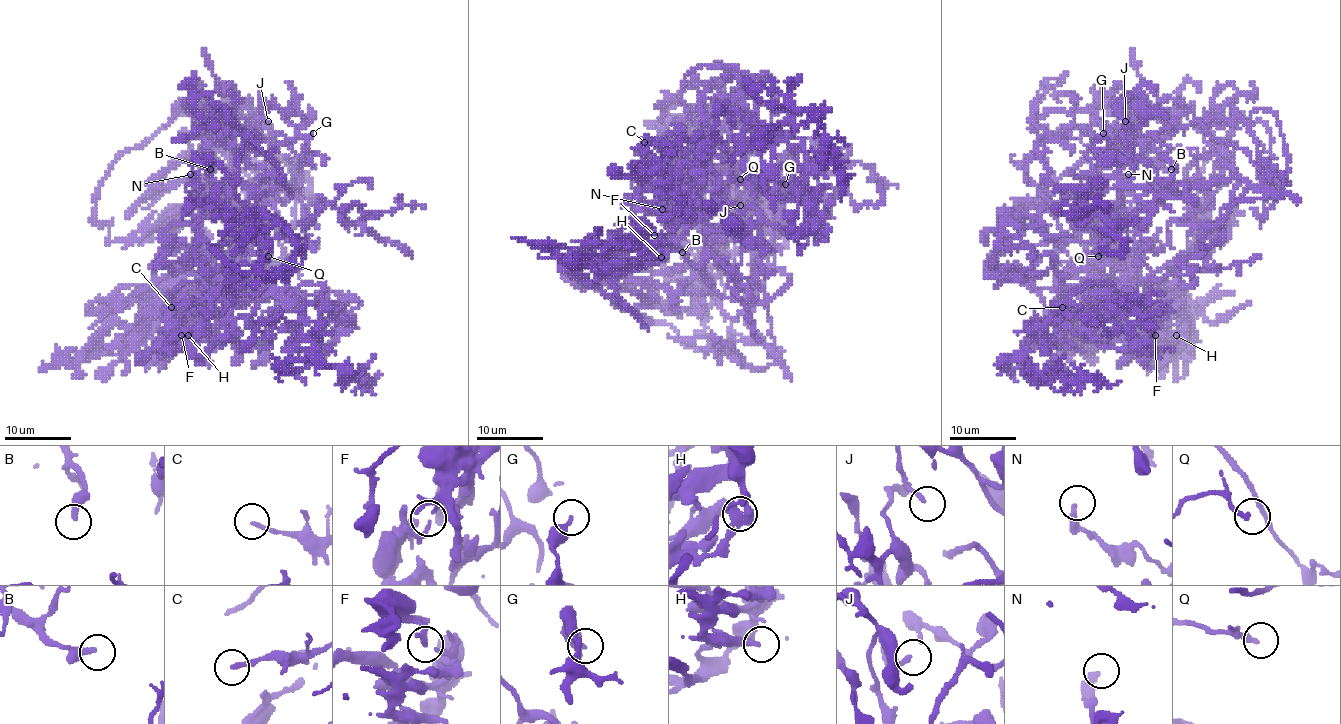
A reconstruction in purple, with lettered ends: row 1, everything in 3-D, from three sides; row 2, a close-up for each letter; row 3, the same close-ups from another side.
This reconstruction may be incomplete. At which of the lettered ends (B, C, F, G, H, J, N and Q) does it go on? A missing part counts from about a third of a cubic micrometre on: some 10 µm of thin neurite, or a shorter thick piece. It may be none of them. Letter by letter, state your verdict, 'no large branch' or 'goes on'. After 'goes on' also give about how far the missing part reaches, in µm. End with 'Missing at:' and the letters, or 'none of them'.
B: no large branch
C: no large branch
F: no large branch
G: goes on; missing 15 µm
H: no large branch
J: no large branch
N: no large branch
Q: no large branch
Missing at: G

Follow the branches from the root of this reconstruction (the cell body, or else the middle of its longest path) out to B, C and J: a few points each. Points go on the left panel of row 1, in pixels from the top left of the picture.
B: (215, 217), (251, 199), (273, 202), (281, 191), (288, 199), (250, 187), (228, 144), (201, 147), (210, 169)
C: (215, 217), (175, 222), (163, 232), (165, 249), (190, 247), (215, 294), (231, 281), (226, 289), (171, 307)
J: (215, 217), (273, 202), (279, 177), (294, 186), (261, 121), (298, 156), (304, 141), (263, 99), (268, 121)

